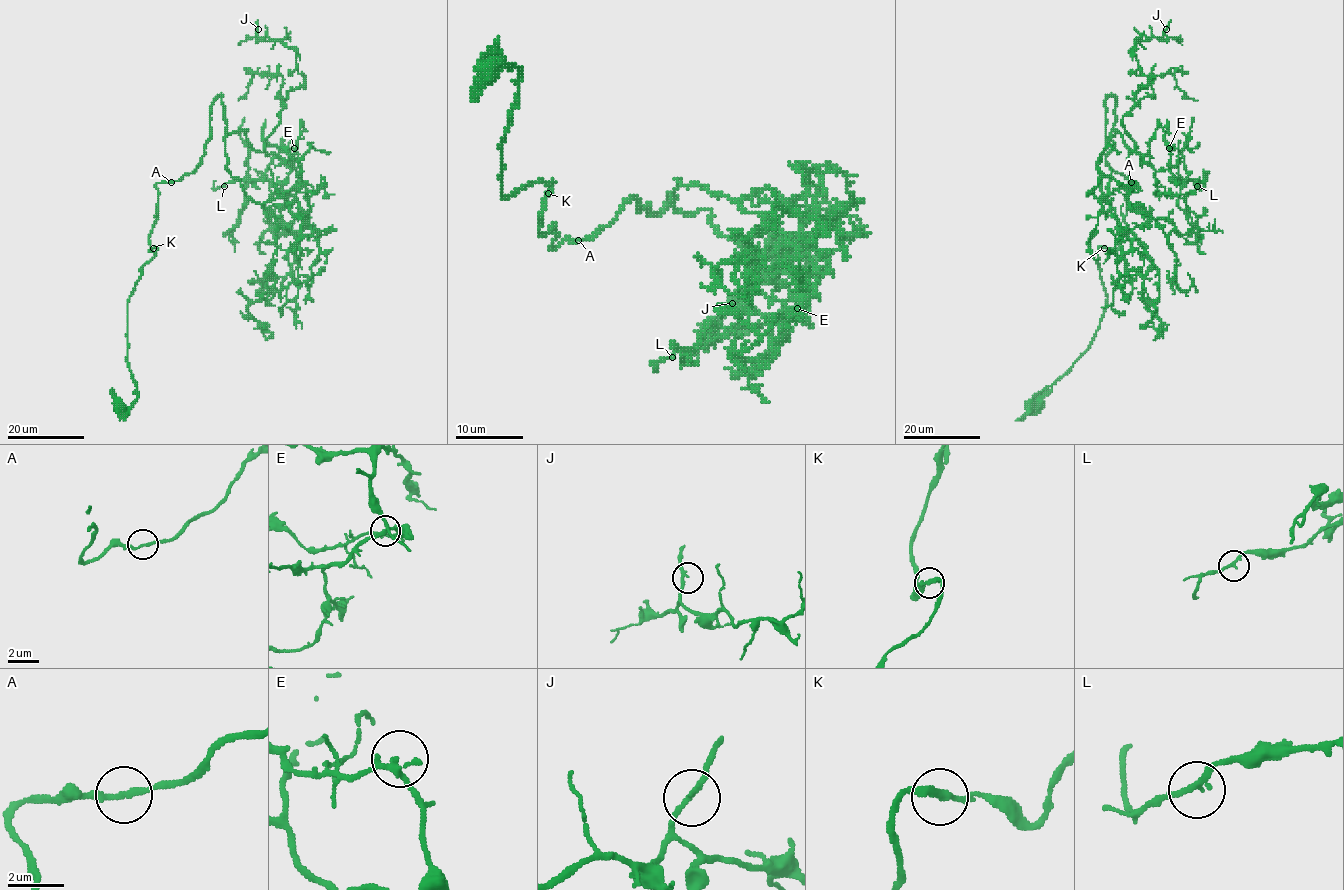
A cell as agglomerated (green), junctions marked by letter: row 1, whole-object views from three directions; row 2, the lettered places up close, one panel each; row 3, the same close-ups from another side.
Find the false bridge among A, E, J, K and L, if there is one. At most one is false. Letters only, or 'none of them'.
none of them

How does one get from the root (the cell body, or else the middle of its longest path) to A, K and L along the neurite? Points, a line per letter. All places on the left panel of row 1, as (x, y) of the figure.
A: (118, 406), (124, 417), (137, 397), (127, 360), (128, 301), (156, 250), (149, 243), (155, 184), (171, 182)
K: (118, 406), (118, 414), (124, 417), (137, 397), (127, 360), (128, 301), (140, 268), (155, 255), (154, 247)
L: (118, 406), (155, 184), (198, 167), (219, 96), (224, 138), (294, 168), (224, 186)

